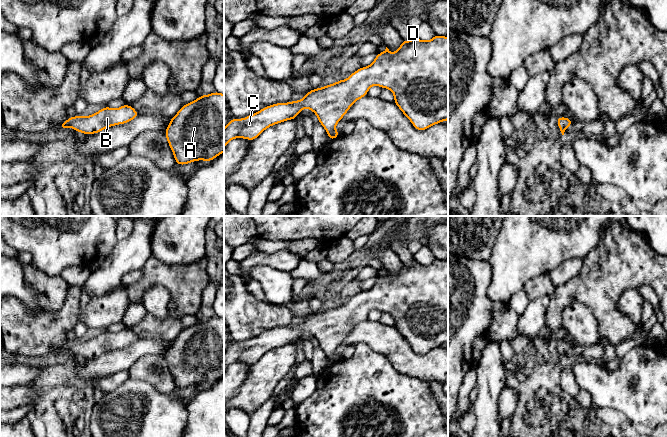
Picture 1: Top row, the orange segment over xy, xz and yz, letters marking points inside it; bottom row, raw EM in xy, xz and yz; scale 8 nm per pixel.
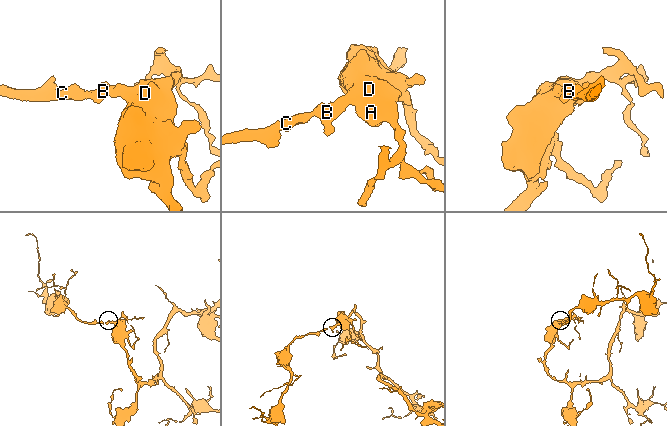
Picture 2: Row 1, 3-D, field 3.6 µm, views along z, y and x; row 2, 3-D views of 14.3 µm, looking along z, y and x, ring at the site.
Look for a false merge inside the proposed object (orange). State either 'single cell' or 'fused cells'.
single cell

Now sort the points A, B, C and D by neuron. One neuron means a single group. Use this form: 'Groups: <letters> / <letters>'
Groups: A B C D

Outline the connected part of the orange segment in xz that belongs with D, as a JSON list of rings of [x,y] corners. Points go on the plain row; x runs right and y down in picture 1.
[[[435,259],[429,265],[422,265],[413,261],[410,265],[402,264],[399,273],[391,277],[386,271],[382,277],[377,277],[374,286],[353,296],[347,303],[338,304],[334,308],[312,313],[306,317],[303,323],[288,327],[276,327],[264,331],[252,339],[243,343],[231,342],[224,352],[224,372],[228,366],[235,362],[243,362],[250,365],[255,364],[265,353],[272,349],[282,347],[286,344],[294,344],[305,332],[313,335],[320,348],[325,352],[329,365],[338,362],[341,357],[335,354],[336,348],[344,341],[354,326],[368,319],[368,314],[372,309],[389,313],[394,318],[394,327],[402,337],[411,345],[413,351],[419,355],[427,354],[429,351],[448,344],[448,261]]]

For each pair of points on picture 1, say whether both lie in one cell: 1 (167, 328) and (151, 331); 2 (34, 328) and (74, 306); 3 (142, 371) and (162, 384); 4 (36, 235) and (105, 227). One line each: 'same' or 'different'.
1: same
2: same
3: same
4: same

